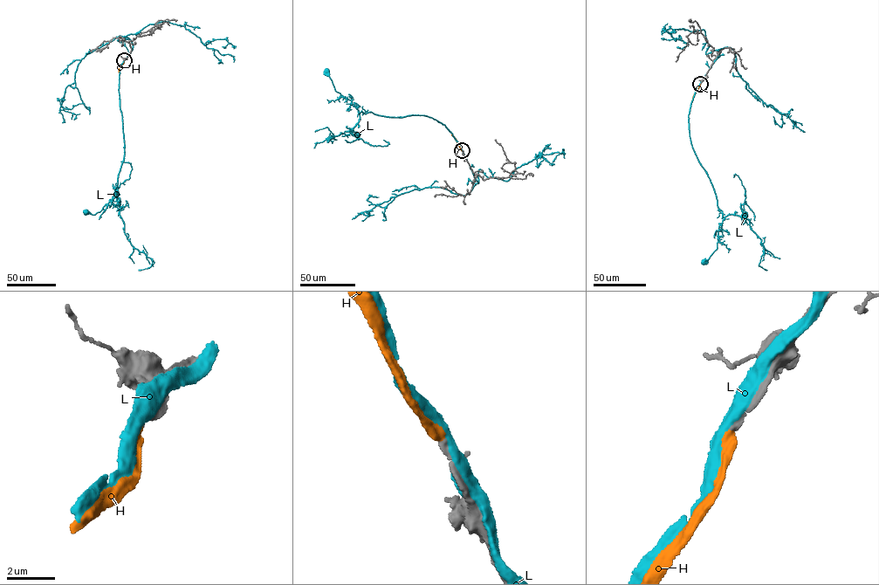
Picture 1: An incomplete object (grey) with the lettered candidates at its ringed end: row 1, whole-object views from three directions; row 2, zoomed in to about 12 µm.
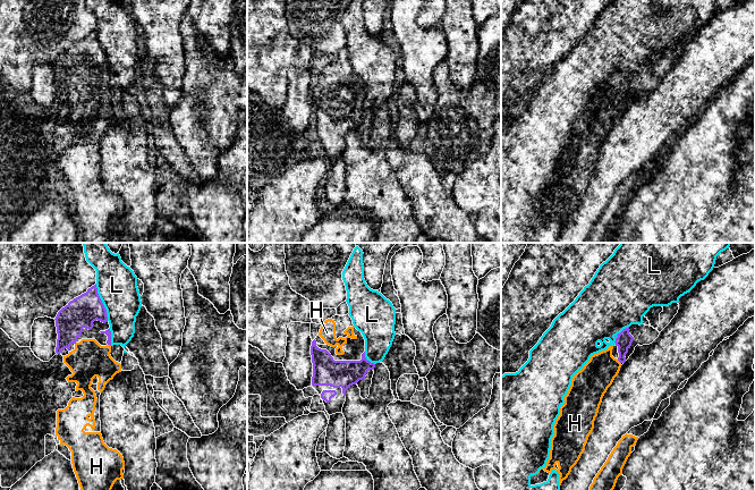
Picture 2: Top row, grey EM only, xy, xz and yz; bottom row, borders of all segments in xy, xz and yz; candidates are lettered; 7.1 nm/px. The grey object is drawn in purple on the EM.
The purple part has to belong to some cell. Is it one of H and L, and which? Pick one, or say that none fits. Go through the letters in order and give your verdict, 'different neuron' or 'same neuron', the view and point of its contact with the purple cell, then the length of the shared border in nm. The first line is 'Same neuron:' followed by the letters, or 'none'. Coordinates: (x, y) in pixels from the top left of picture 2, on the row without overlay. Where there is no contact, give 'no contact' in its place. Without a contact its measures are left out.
Same neuron: H
H: same neuron; contact yz (619, 107); length 40 nm
L: different neuron; contact xy (101, 48); length 280 nm

